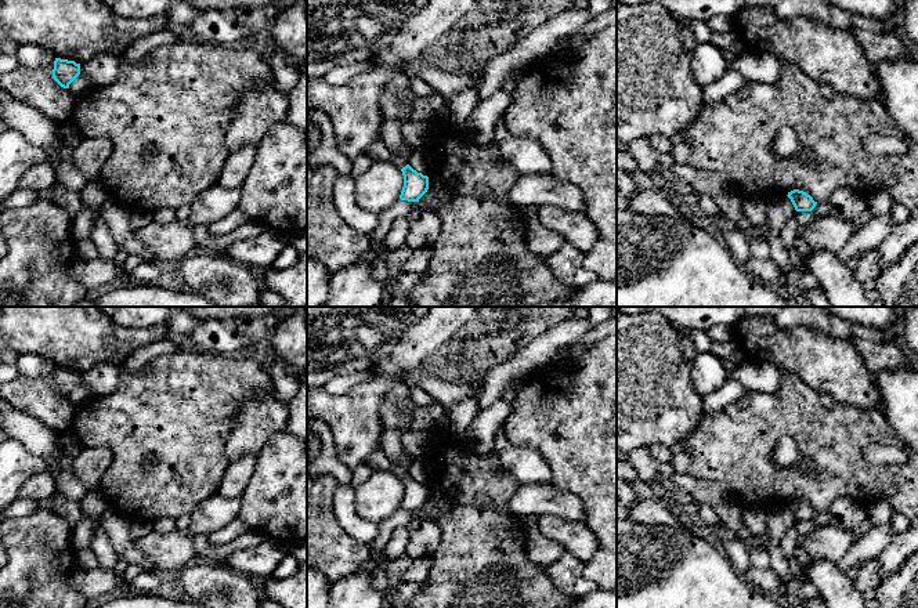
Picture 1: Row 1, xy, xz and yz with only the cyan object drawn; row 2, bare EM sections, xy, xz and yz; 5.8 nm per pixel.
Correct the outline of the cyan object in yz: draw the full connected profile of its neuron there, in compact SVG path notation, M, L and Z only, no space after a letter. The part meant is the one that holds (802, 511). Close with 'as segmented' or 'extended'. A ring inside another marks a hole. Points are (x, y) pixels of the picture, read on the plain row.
M799 499L788 502L787 506L791 509L796 521L812 521L817 514L810 504Z; as segmented

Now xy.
M55 368L53 387L64 398L69 398L69 394L80 384L80 373L75 370Z; as segmented

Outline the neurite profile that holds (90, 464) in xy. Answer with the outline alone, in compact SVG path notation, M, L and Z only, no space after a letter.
M83 446L73 460L73 470L87 491L100 489L101 478L112 459L112 450L106 446Z

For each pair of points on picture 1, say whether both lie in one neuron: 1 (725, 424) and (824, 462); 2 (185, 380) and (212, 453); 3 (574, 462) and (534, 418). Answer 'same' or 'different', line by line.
1: same
2: same
3: same

